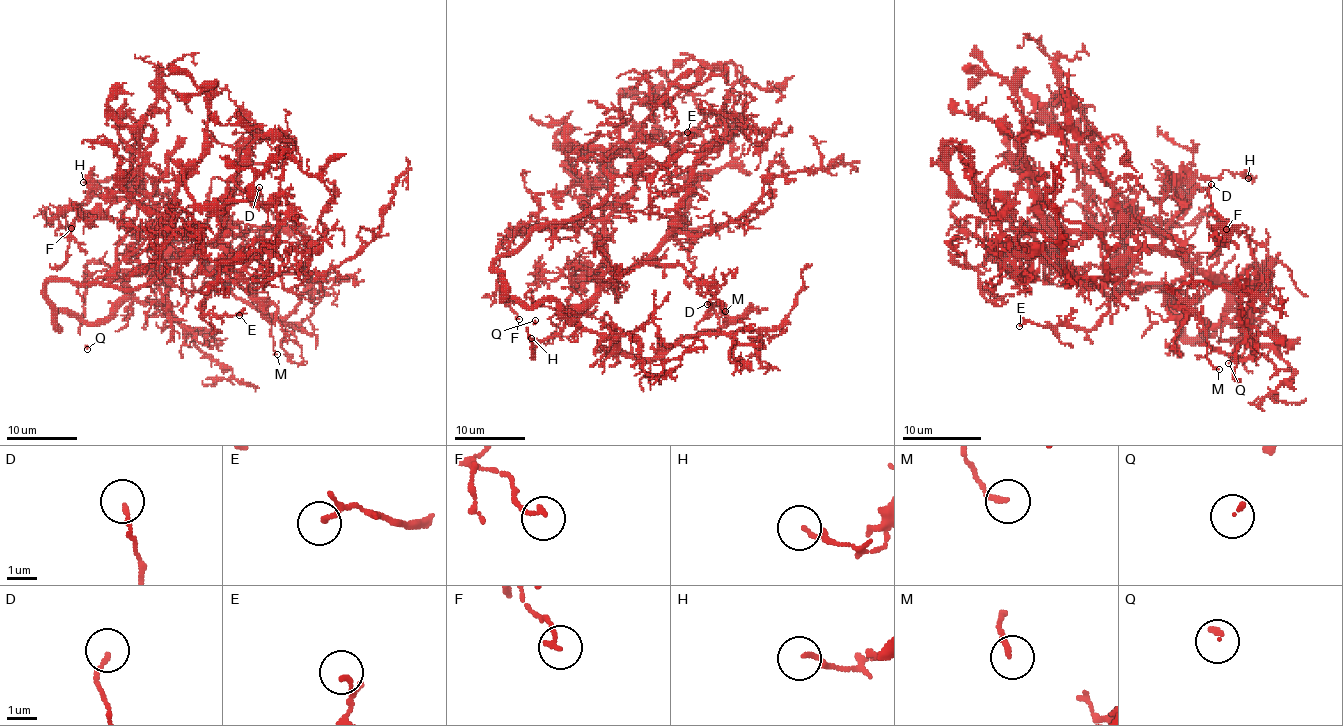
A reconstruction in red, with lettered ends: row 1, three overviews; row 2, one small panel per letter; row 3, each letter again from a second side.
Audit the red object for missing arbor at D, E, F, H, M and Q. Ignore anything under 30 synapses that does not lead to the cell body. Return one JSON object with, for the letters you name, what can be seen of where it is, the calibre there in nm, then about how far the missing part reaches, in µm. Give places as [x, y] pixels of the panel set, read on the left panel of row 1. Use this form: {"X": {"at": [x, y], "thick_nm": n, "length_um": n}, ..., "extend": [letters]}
{"Q": {"at": [87, 349], "thick_nm": 140, "length_um": 30}, "extend": ["Q"]}

